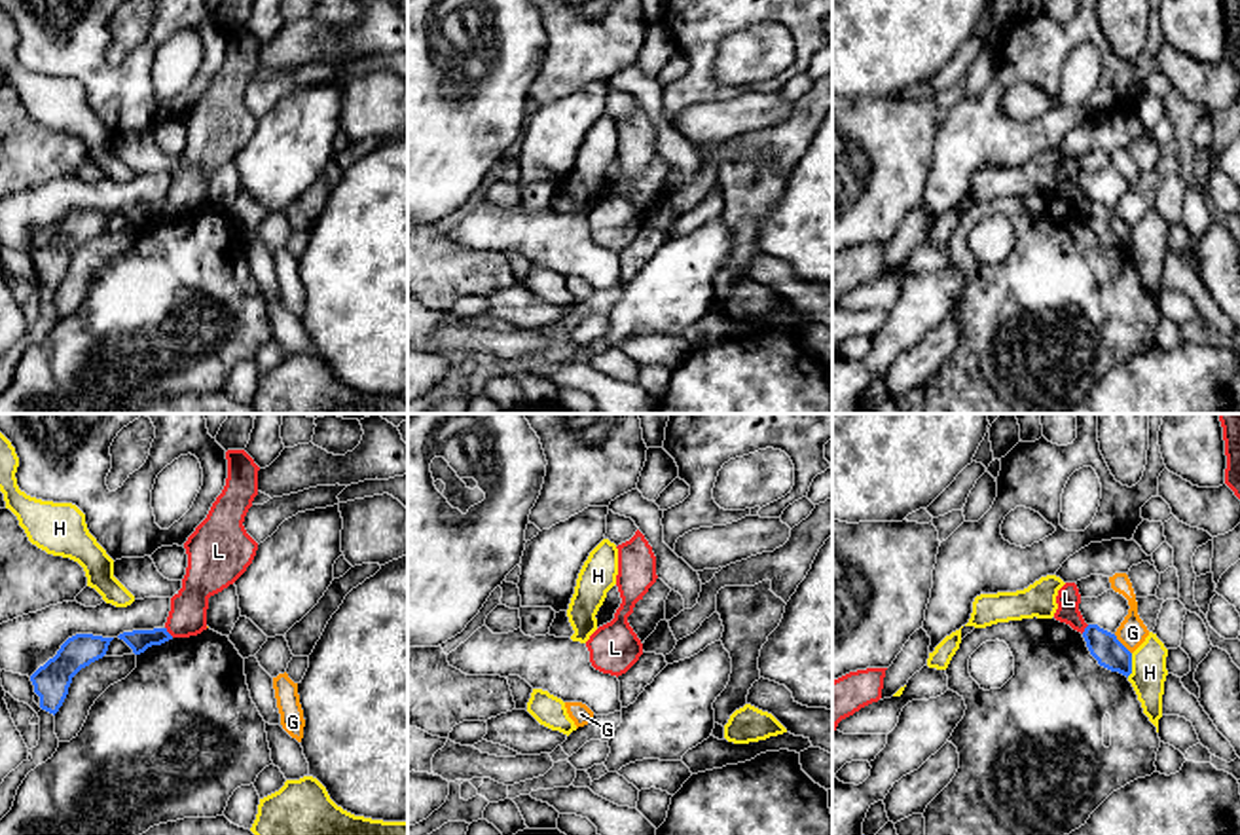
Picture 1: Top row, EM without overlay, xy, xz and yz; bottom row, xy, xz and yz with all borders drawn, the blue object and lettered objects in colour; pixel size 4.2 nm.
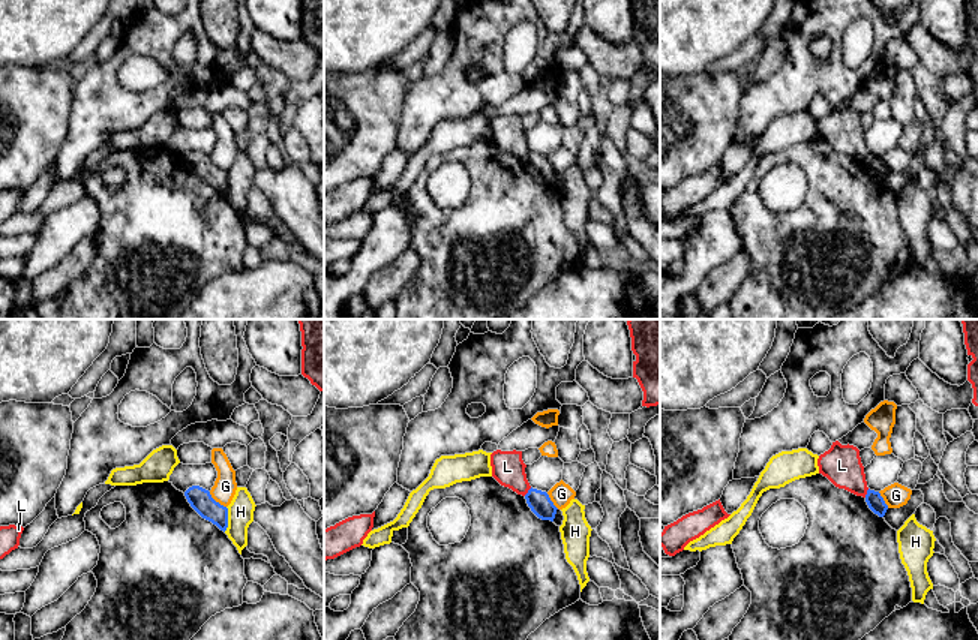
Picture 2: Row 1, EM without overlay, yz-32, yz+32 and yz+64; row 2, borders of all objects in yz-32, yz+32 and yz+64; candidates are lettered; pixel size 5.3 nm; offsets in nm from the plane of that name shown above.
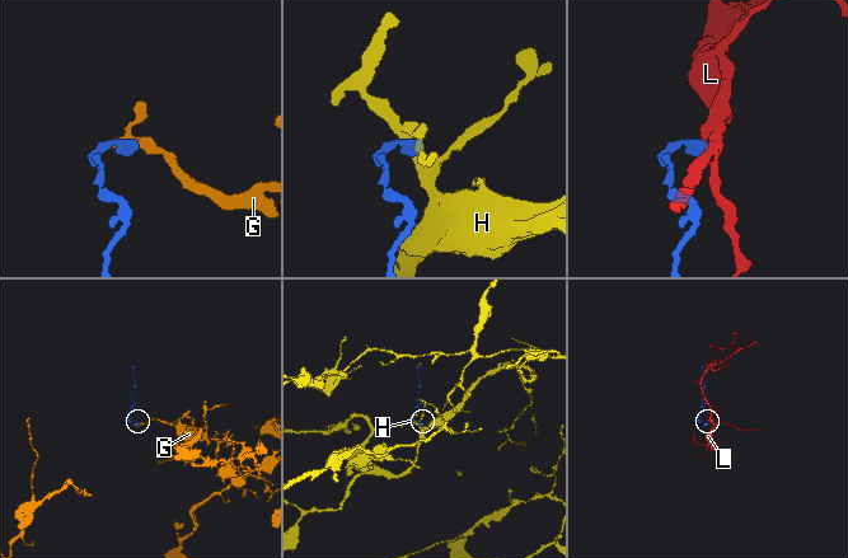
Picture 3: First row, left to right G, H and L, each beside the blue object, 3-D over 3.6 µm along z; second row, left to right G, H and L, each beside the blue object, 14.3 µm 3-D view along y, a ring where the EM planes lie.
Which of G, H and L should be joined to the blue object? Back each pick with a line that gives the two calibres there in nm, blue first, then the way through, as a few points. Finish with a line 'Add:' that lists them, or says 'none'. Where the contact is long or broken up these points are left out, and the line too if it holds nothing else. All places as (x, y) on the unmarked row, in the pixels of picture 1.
Add: none

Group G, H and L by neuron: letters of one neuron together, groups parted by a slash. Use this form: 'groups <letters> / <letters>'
groups G / H / L

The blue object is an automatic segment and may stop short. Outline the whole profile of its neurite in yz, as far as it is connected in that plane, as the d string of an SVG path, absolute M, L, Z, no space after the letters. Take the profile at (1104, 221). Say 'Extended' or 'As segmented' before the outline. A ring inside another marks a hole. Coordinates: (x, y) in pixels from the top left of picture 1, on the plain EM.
As segmented. M1088 199L1083 213L1100 241L1126 252L1132 249L1132 228L1117 214L1115 209L1100 203L1098 199Z

